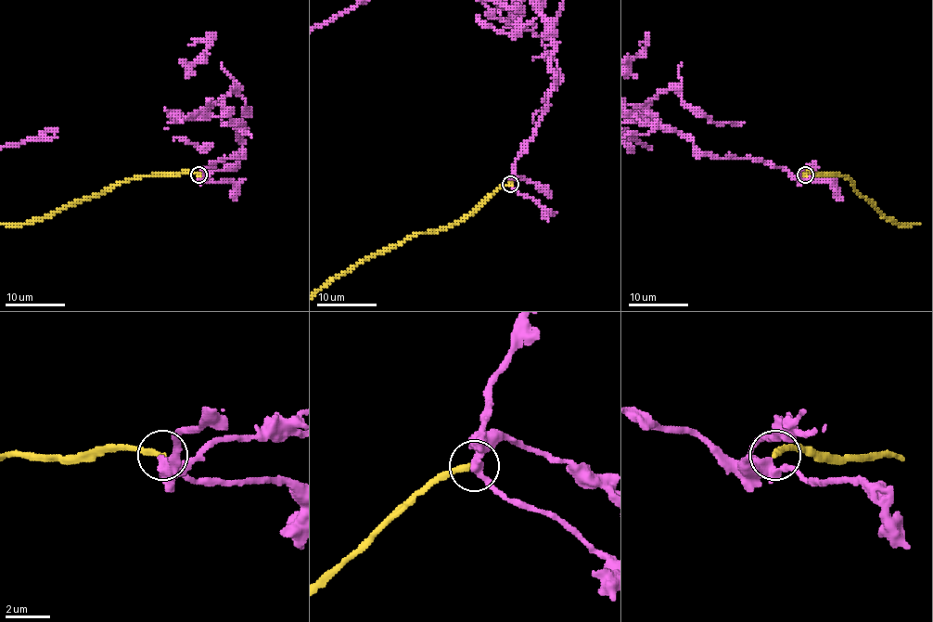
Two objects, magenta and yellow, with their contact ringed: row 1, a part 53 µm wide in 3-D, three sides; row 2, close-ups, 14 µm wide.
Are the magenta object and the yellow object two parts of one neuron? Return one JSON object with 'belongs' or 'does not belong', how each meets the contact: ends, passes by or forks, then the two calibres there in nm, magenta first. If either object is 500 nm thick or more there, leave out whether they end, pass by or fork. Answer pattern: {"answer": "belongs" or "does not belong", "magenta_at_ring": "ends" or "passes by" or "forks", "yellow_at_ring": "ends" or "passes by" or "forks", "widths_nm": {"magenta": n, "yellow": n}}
{"answer": "does not belong", "magenta_at_ring": "passes by", "yellow_at_ring": "ends", "widths_nm": {"magenta": 400, "yellow": 260}}

